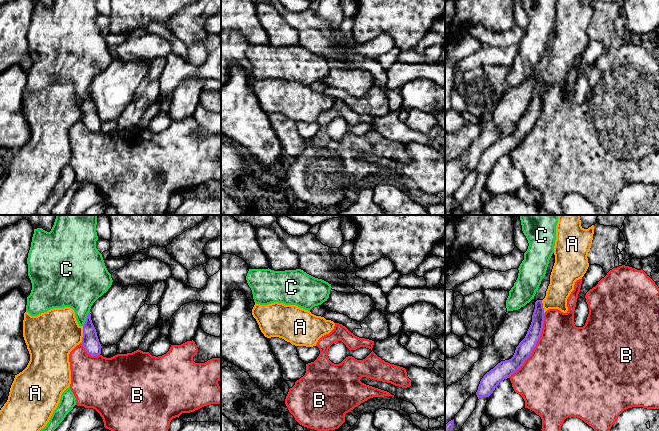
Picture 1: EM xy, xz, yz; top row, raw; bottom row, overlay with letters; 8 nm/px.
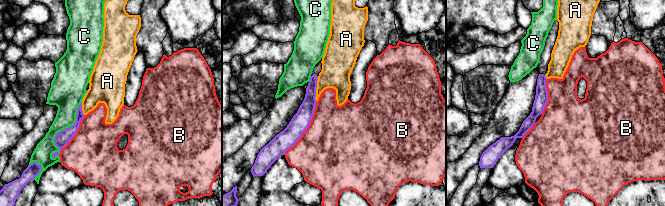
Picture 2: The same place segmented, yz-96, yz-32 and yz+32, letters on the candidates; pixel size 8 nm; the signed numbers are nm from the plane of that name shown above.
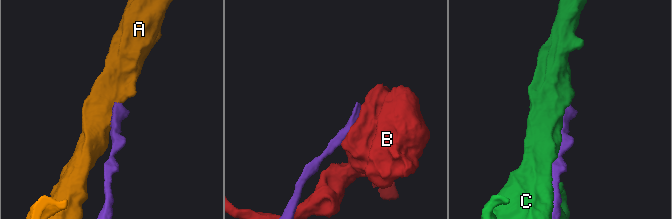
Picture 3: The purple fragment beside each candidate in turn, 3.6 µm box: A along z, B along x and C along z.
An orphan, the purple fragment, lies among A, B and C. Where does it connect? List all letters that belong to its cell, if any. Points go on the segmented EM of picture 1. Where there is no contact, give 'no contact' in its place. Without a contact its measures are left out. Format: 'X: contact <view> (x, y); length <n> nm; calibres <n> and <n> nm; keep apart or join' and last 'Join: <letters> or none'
A: contact xy (83, 334); length 140 nm; calibres 140 and 400 nm; keep apart
B: contact yz (535, 345); length 600 nm; calibres 120 and 500 nm; keep apart
C: contact xy (86, 318); length 130 nm; calibres 140 and 340 nm; keep apart
Join: none

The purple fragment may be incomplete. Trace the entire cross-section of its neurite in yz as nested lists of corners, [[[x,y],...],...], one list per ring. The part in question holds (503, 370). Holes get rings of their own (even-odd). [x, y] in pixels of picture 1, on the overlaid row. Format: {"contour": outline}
{"contour": [[[553,253],[549,260],[545,277],[542,279],[534,296],[535,309],[532,315],[531,325],[525,338],[516,347],[515,353],[511,359],[501,361],[483,376],[476,392],[478,399],[482,397],[489,397],[502,380],[509,378],[523,365],[525,360],[531,355],[535,348],[543,329],[545,313],[542,300],[545,298],[546,291],[550,284],[550,275],[554,263],[555,255]]]}

